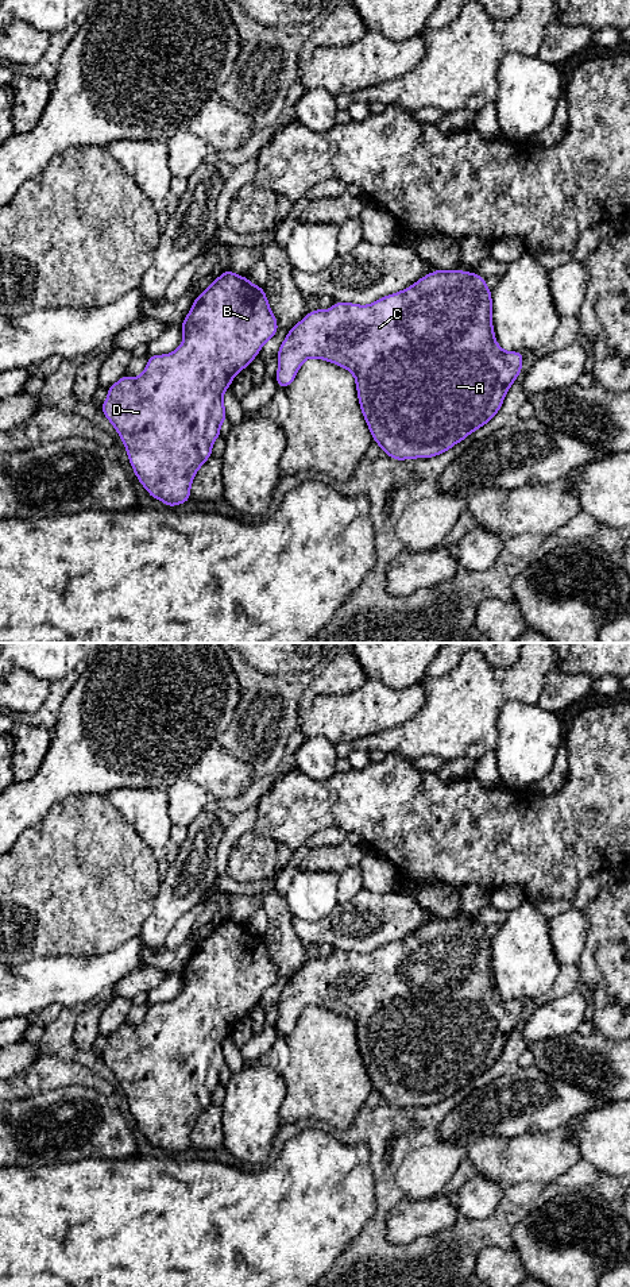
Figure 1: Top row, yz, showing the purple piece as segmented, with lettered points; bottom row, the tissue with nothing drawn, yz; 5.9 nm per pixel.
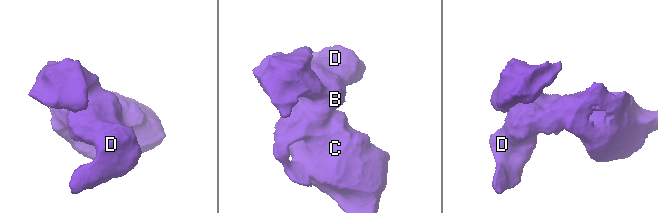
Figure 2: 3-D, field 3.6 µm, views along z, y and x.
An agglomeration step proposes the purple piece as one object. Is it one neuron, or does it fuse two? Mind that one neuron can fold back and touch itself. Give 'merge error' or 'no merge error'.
no merge error

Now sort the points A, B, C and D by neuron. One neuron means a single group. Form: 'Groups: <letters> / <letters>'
Groups: A B C D

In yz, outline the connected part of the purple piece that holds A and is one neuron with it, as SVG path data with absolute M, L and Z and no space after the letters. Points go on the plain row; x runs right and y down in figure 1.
M438 917L420 926L414 933L406 936L405 939L389 943L370 953L336 951L328 959L316 957L308 962L290 978L279 995L277 1030L279 1036L289 1034L297 1025L298 1017L308 1006L320 1006L322 1009L333 1010L337 1014L349 1018L355 1025L363 1064L372 1082L374 1090L382 1095L383 1101L397 1109L436 1105L445 1101L456 1091L465 1087L471 1080L488 1071L498 1061L507 1039L521 1021L523 1002L503 999L495 989L495 982L492 978L491 940L492 939L487 936L484 926L476 921L461 918L448 920Z

